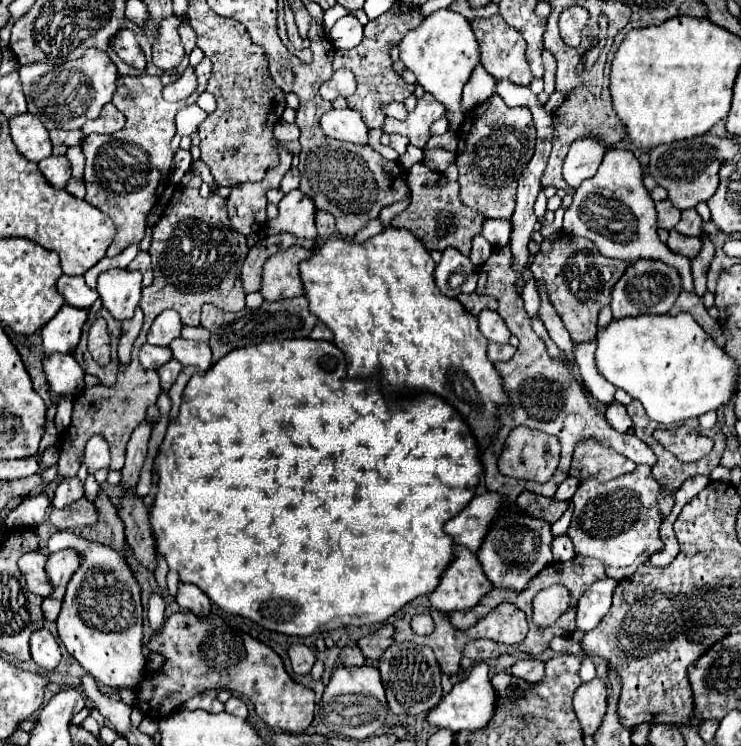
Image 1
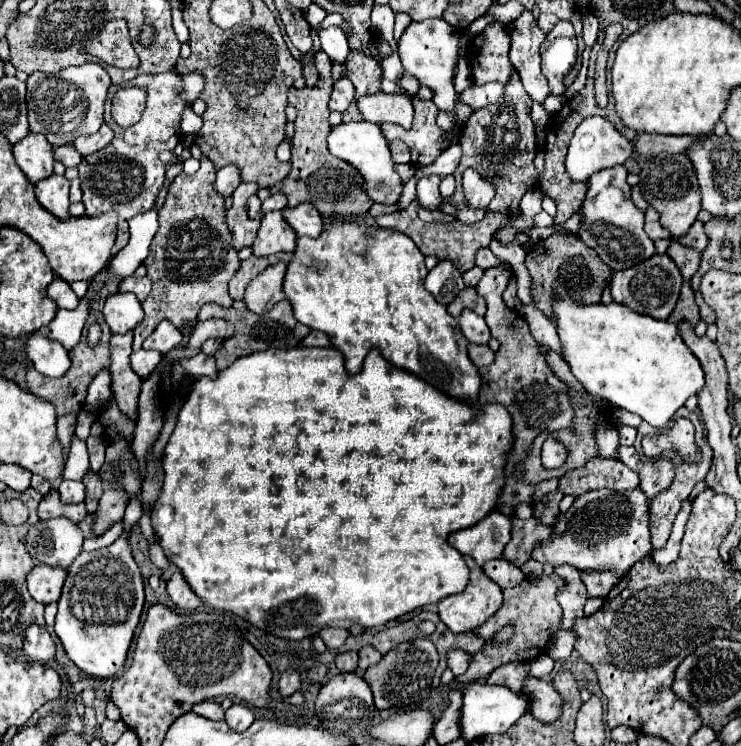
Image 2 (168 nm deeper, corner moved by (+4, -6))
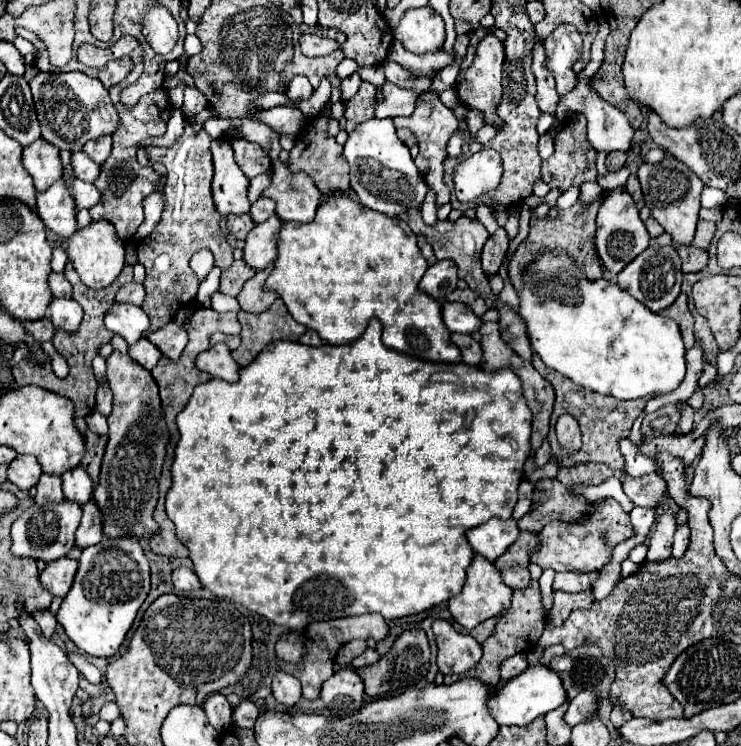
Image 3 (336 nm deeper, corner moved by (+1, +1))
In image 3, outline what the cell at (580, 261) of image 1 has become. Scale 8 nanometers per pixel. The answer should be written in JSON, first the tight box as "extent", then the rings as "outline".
{"extent":[509,201,603,289],"outline":[[[577,201],[569,209],[559,209],[559,215],[555,219],[549,219],[547,215],[545,217],[531,217],[529,235],[527,235],[527,239],[523,239],[517,245],[517,249],[515,249],[515,253],[511,255],[511,261],[509,261],[509,281],[513,283],[513,287],[515,289],[521,289],[523,287],[521,273],[533,261],[533,253],[537,249],[543,249],[543,247],[549,247],[549,249],[553,249],[553,247],[565,249],[577,261],[577,267],[579,269],[591,269],[591,279],[593,281],[595,279],[601,279],[603,277],[603,269],[601,269],[599,257],[597,257],[597,251],[595,250],[595,245],[593,245],[597,209],[599,209],[599,201],[591,201],[589,205],[583,205],[581,201]]]}

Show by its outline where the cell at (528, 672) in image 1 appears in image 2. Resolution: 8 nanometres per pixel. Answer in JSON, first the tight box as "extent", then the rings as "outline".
{"extent":[522,674,562,722],"outline":[[[528,674],[522,684],[522,692],[524,692],[524,696],[528,696],[530,712],[538,720],[552,722],[552,720],[556,720],[556,716],[560,716],[560,704],[562,704],[560,694],[548,682]]]}

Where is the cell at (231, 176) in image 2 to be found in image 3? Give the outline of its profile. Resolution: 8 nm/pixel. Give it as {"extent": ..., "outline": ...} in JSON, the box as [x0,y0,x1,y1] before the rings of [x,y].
{"extent":[229,139,271,179],"outline":[[[239,139],[239,141],[229,141],[233,145],[233,151],[235,151],[235,161],[237,165],[241,167],[241,171],[253,179],[257,177],[259,173],[267,171],[271,167],[271,159],[269,155],[261,149],[261,145],[257,143],[249,143],[245,139]]]}

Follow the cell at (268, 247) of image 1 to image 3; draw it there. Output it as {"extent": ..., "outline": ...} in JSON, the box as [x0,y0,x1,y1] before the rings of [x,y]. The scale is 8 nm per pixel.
{"extent":[219,259,255,297],"outline":[[[235,259],[235,263],[221,273],[221,283],[219,283],[219,291],[231,297],[237,297],[243,283],[247,279],[251,279],[251,275],[255,275],[255,269],[251,269],[243,259]]]}

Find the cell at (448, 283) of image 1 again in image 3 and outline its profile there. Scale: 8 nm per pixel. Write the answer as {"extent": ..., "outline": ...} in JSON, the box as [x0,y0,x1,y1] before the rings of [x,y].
{"extent":[419,261,457,301],"outline":[[[437,261],[431,265],[423,279],[419,281],[419,289],[433,297],[435,301],[445,301],[447,293],[457,289],[457,267],[453,261]]]}

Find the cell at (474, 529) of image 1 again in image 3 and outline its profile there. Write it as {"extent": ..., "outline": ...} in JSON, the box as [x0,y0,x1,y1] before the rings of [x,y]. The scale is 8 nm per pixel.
{"extent":[467,517,519,563],"outline":[[[497,517],[489,519],[487,523],[471,529],[467,533],[467,539],[469,539],[473,551],[483,555],[491,563],[499,555],[503,555],[505,549],[509,549],[517,541],[517,537],[519,537],[517,521],[515,519],[501,521]]]}

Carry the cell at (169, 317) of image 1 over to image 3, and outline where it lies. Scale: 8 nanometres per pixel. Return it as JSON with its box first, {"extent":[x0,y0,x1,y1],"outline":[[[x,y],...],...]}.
{"extent":[147,323,187,361],"outline":[[[167,323],[161,329],[151,331],[147,335],[147,339],[155,347],[159,347],[159,351],[165,357],[169,357],[171,361],[177,361],[185,349],[185,345],[187,345],[187,331],[183,327],[179,327],[177,323]]]}

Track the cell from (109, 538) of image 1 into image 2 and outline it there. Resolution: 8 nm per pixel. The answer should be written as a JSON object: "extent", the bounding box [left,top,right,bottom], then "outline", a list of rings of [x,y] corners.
{"extent":[82,470,102,514],"outline":[[[88,470],[88,474],[84,476],[82,482],[86,484],[86,500],[84,500],[86,510],[88,510],[88,514],[96,514],[96,508],[98,508],[100,496],[102,496],[102,480],[98,474]]]}

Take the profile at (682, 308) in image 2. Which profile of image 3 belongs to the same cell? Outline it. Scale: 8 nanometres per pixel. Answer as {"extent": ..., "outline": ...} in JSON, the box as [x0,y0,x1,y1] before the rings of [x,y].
{"extent":[661,293,695,349],"outline":[[[681,293],[671,307],[661,311],[661,315],[677,321],[677,325],[681,329],[681,335],[683,335],[683,341],[685,341],[685,349],[691,349],[695,345],[695,335],[693,335],[693,317],[687,309],[687,295]]]}

